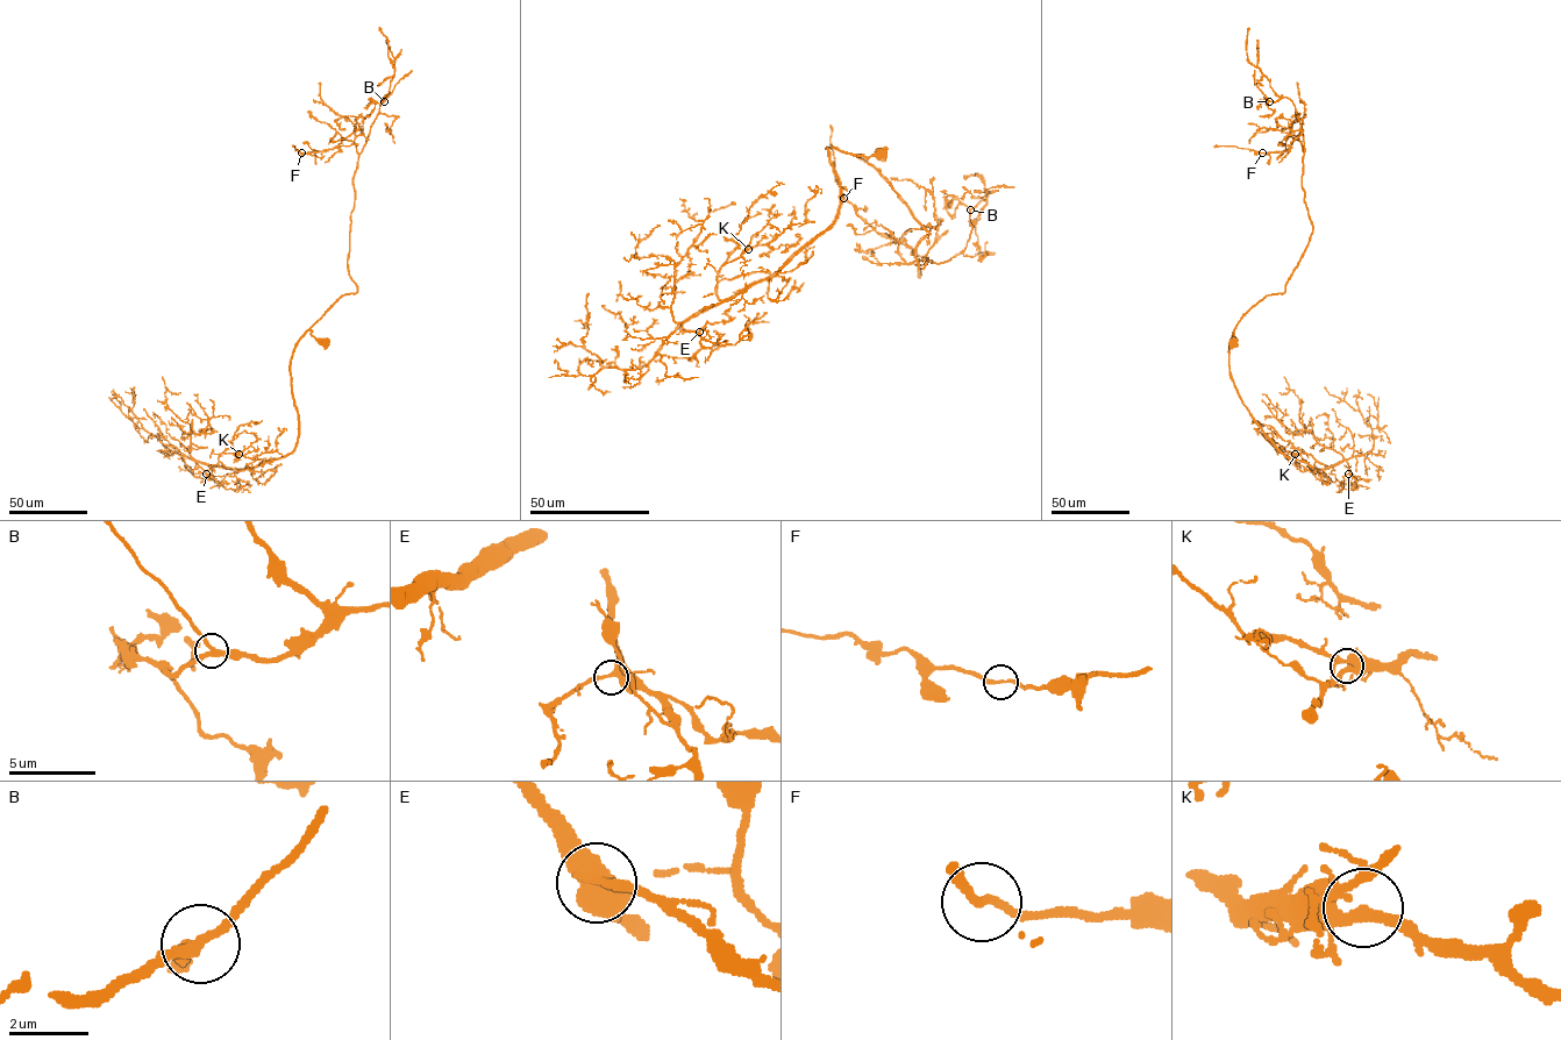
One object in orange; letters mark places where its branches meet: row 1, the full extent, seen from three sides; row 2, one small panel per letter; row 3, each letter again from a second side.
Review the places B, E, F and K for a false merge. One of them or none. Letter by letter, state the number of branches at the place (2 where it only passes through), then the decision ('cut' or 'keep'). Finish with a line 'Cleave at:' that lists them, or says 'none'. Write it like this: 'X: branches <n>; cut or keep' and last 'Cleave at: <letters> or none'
B: branches 3; keep
E: branches 2; keep
F: branches 2; keep
K: branches 2; keep
Cleave at: none

